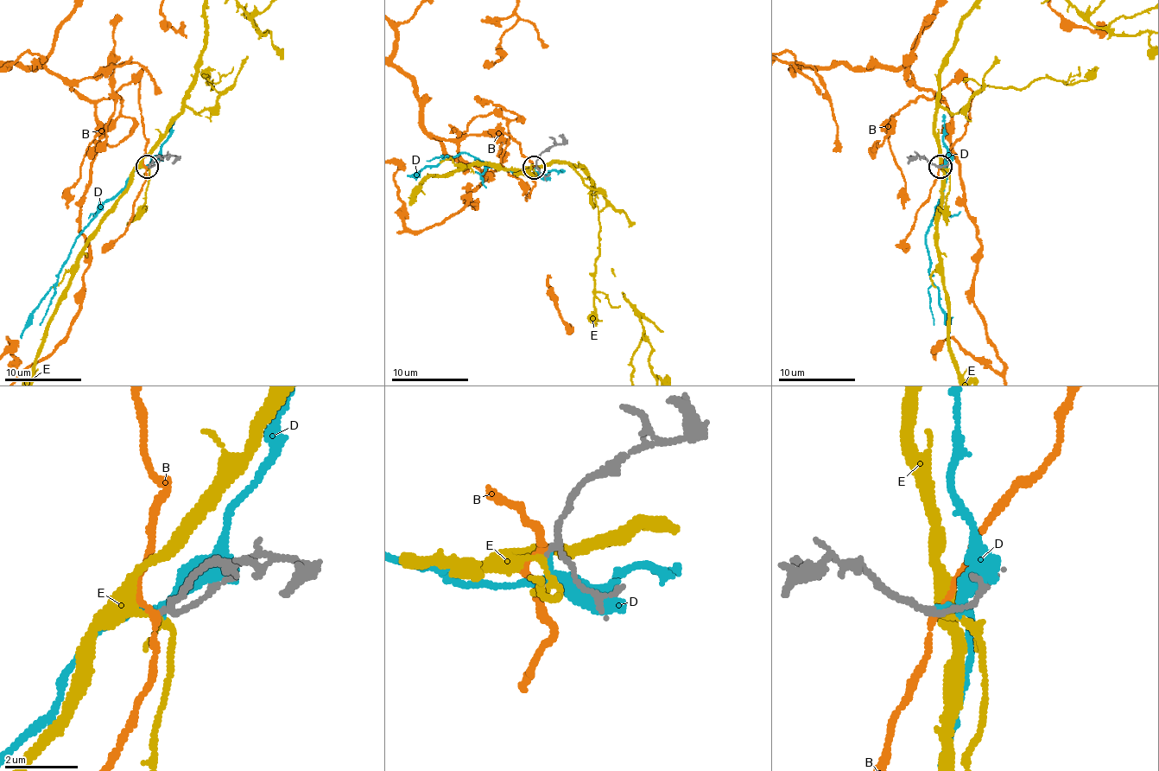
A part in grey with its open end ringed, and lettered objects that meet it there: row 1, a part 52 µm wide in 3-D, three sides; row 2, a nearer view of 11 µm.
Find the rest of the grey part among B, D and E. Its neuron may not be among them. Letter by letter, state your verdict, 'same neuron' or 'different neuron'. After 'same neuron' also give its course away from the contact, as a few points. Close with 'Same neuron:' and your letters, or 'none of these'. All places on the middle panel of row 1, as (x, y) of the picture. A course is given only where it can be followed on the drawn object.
B: different neuron
D: different neuron
E: same neuron
Same neuron: E

